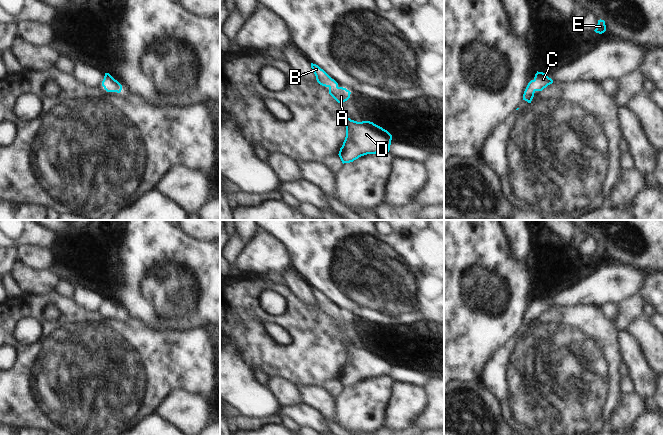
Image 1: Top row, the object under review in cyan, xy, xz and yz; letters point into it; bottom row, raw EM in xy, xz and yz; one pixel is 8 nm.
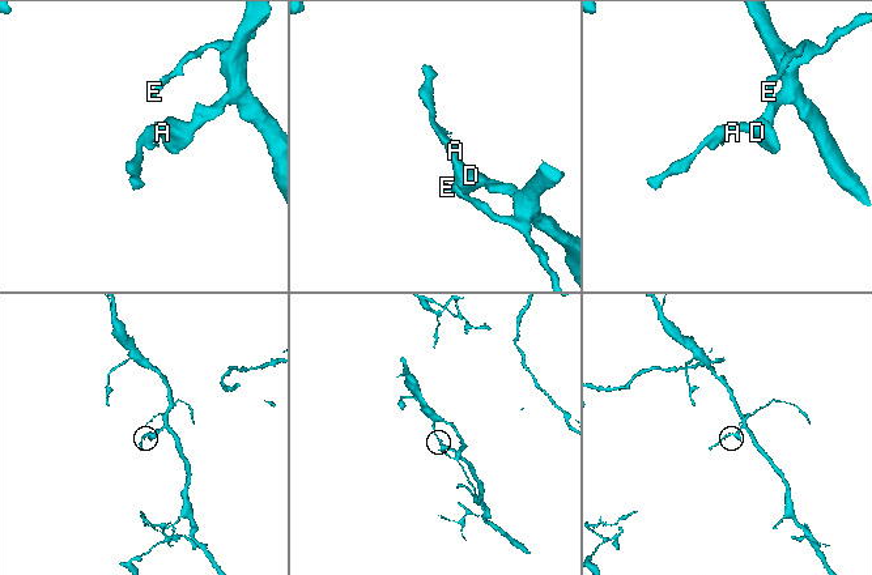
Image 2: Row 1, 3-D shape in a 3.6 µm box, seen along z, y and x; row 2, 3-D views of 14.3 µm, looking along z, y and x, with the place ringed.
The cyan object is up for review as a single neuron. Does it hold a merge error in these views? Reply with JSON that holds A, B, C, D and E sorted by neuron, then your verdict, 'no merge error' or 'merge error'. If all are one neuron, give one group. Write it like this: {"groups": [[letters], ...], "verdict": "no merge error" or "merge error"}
{"groups": [["A", "B", "C", "D", "E"]], "verdict": "no merge error"}

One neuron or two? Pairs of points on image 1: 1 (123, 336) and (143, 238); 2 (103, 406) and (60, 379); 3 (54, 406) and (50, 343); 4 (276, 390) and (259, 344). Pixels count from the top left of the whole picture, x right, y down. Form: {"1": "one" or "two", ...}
{"1": "two", "2": "one", "3": "one", "4": "two"}

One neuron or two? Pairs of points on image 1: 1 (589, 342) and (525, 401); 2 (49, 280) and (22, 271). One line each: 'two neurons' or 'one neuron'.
1: one neuron
2: one neuron

